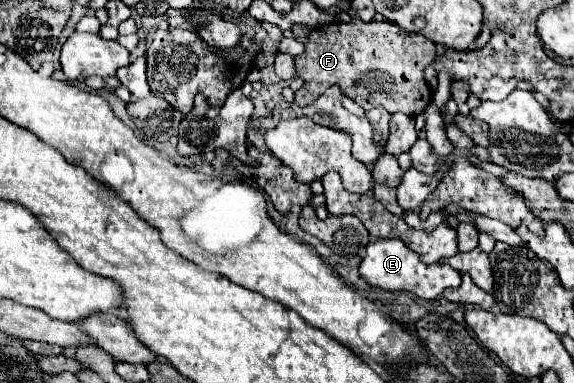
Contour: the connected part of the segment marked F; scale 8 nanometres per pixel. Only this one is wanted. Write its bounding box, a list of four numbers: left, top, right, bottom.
[295,19,437,117]

